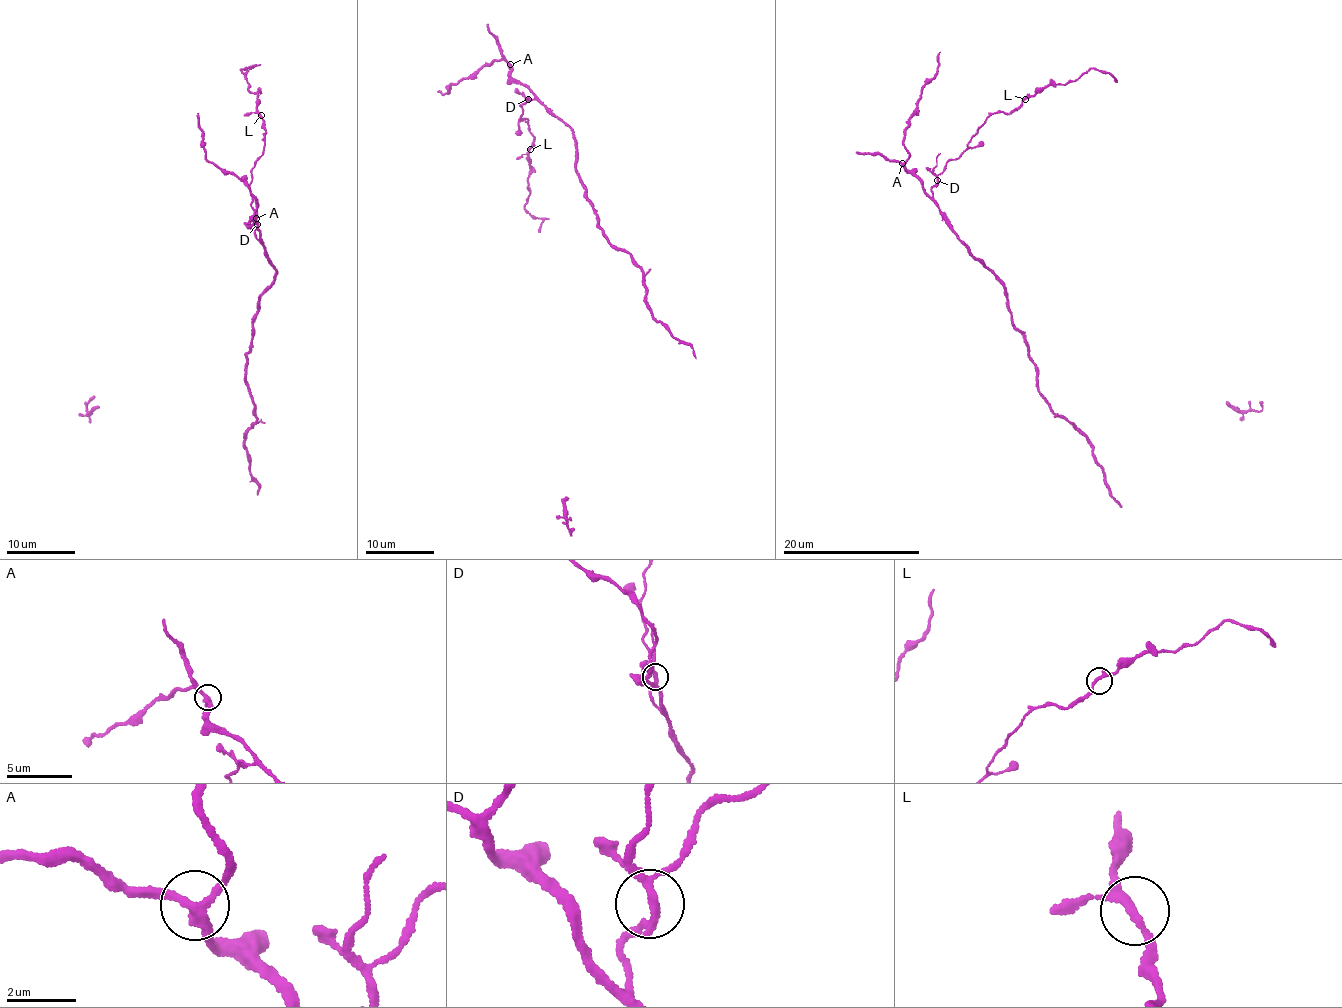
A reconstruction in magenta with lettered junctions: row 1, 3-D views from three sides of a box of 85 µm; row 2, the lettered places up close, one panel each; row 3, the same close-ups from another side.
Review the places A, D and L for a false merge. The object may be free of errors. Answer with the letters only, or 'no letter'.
D

